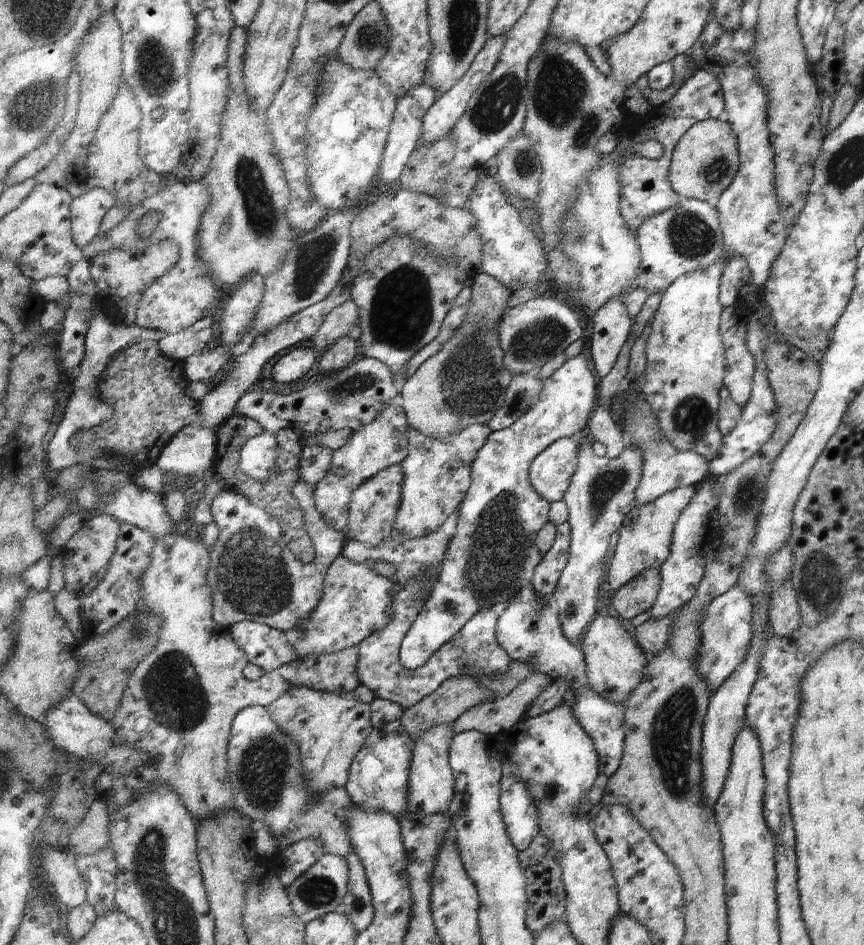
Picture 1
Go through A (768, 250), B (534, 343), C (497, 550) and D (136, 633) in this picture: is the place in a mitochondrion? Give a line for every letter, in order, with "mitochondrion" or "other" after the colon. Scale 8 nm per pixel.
A: other
B: mitochondrion
C: mitochondrion
D: mitochondrion

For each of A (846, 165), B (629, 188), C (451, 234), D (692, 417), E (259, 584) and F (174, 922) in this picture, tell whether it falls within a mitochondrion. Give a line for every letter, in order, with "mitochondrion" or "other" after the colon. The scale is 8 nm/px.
A: mitochondrion
B: other
C: other
D: mitochondrion
E: mitochondrion
F: mitochondrion

